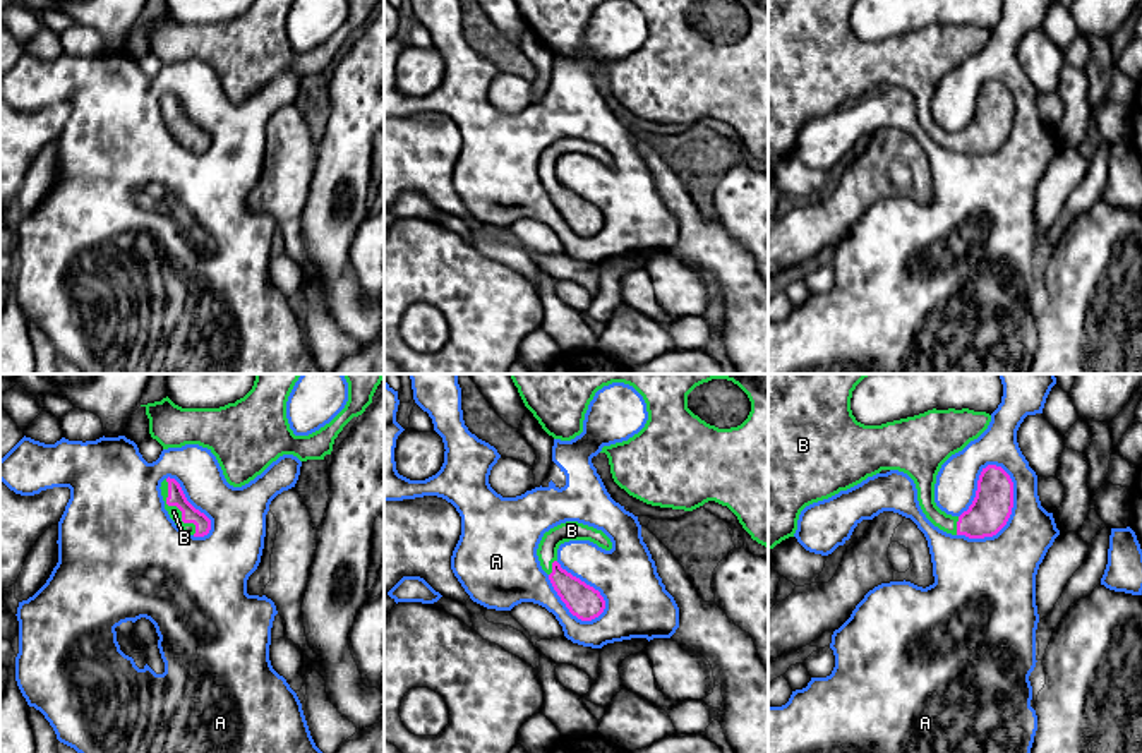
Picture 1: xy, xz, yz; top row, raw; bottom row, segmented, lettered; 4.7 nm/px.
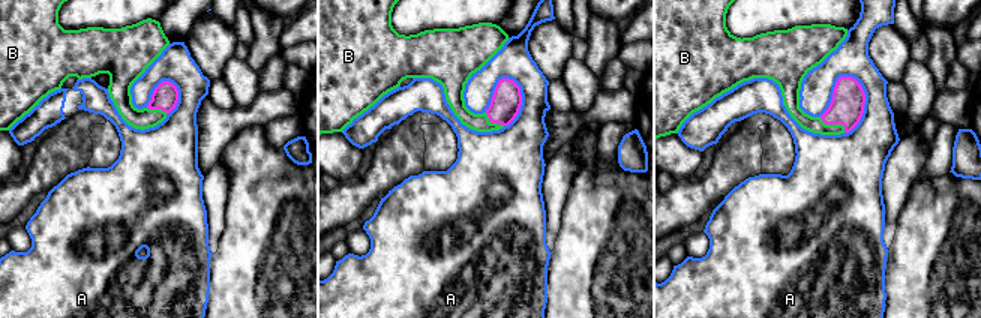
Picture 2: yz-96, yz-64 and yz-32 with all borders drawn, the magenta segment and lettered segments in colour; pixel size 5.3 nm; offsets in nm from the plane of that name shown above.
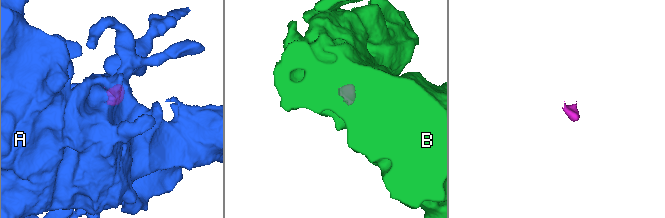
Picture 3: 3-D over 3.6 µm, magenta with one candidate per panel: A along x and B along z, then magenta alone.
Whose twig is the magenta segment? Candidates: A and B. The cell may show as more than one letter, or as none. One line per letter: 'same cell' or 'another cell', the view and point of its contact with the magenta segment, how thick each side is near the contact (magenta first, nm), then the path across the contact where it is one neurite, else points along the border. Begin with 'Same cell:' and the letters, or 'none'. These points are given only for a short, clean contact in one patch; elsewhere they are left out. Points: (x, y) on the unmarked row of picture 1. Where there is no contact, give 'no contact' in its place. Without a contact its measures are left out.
Same cell: B
A: another cell; meets magenta in yz at (1009, 132); 190 nm thick on the magenta side, 320 nm on the other
B: same cell; meets magenta in xy at (177, 122); 80 nm thick on the magenta side, 60 nm on the other; runs through xy (175, 110), (177, 122), (174, 127)

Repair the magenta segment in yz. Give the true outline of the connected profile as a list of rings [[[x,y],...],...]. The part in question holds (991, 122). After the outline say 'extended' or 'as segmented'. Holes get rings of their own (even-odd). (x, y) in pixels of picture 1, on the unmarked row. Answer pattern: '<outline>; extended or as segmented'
[[[768,0],[768,166],[794,153],[806,122],[847,106],[881,86],[907,89],[916,99],[923,129],[947,149],[984,154],[996,151],[1007,141],[1013,123],[1013,98],[996,81],[983,84],[976,113],[960,132],[947,130],[935,118],[935,99],[941,81],[988,45],[989,29],[933,24],[881,41],[864,41],[850,26],[856,2]]]; extended

